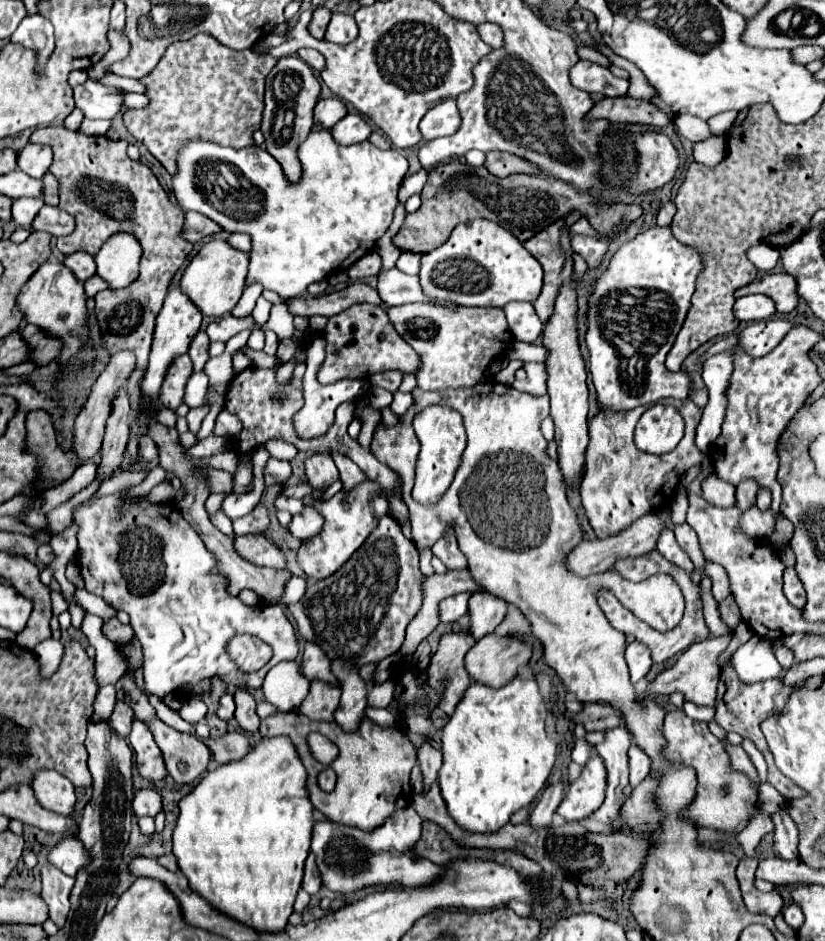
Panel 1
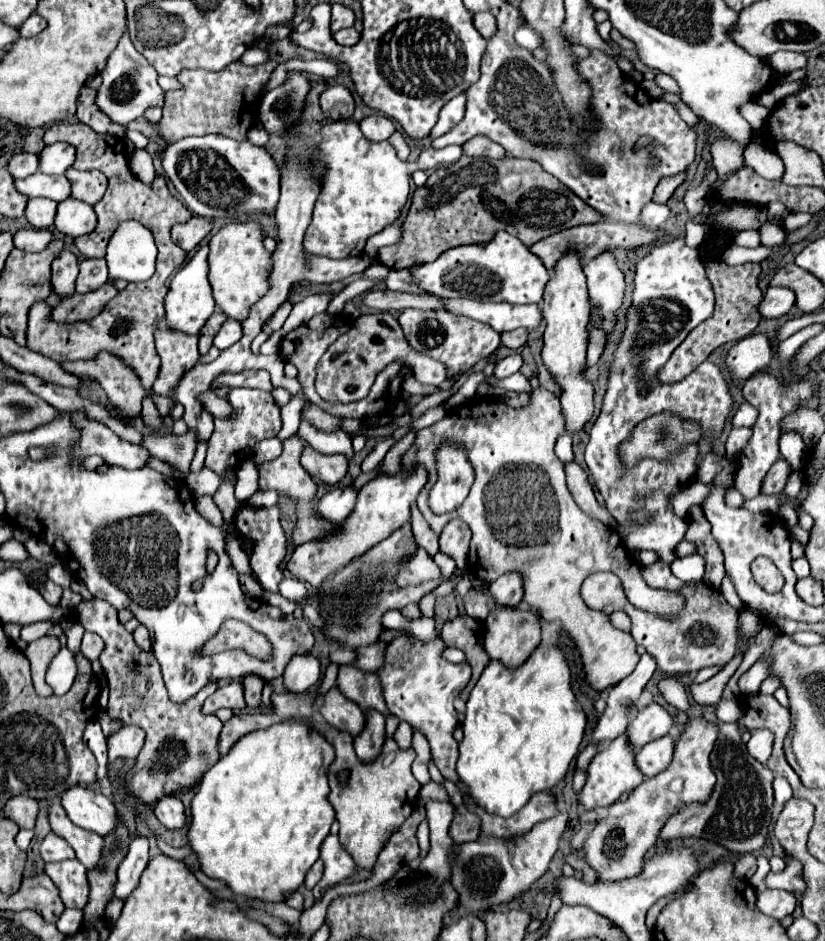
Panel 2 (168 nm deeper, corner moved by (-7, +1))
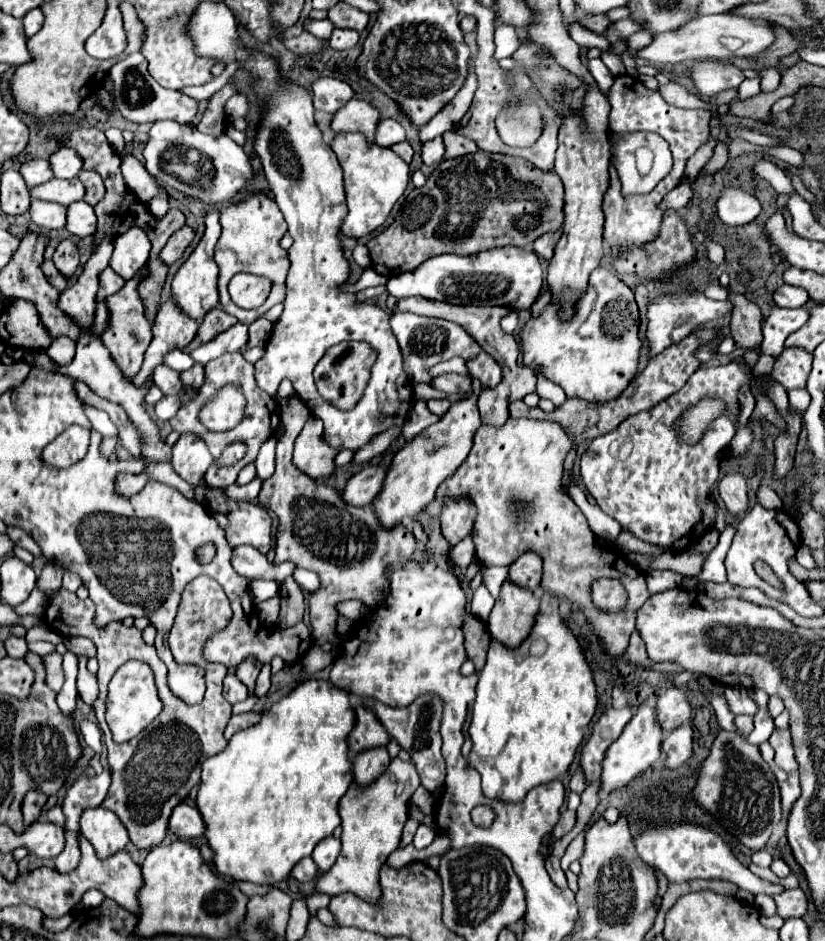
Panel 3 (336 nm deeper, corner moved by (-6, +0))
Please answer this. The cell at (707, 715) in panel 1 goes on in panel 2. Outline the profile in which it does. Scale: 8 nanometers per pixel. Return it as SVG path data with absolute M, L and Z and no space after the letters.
M720 698L720 702L714 704L714 712L720 722L736 722L736 716L742 712L742 708L736 700Z

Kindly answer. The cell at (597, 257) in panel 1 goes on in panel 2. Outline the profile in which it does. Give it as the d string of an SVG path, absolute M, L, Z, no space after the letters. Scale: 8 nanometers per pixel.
M608 250L598 254L594 260L590 260L584 268L588 276L588 294L600 306L604 314L602 328L608 334L614 326L614 312L622 302L624 274L616 264L614 254Z

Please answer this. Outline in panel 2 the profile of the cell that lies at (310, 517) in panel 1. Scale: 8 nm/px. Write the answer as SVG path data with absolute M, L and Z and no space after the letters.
M350 486L346 488L336 488L332 492L326 492L318 504L316 504L316 514L322 520L328 520L332 524L340 524L354 508L356 502L356 490Z

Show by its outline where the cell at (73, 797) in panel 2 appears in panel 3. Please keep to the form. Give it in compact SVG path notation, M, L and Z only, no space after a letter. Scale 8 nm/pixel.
M87 809L81 817L83 837L93 845L99 859L107 859L127 845L127 829L115 813L105 809Z

